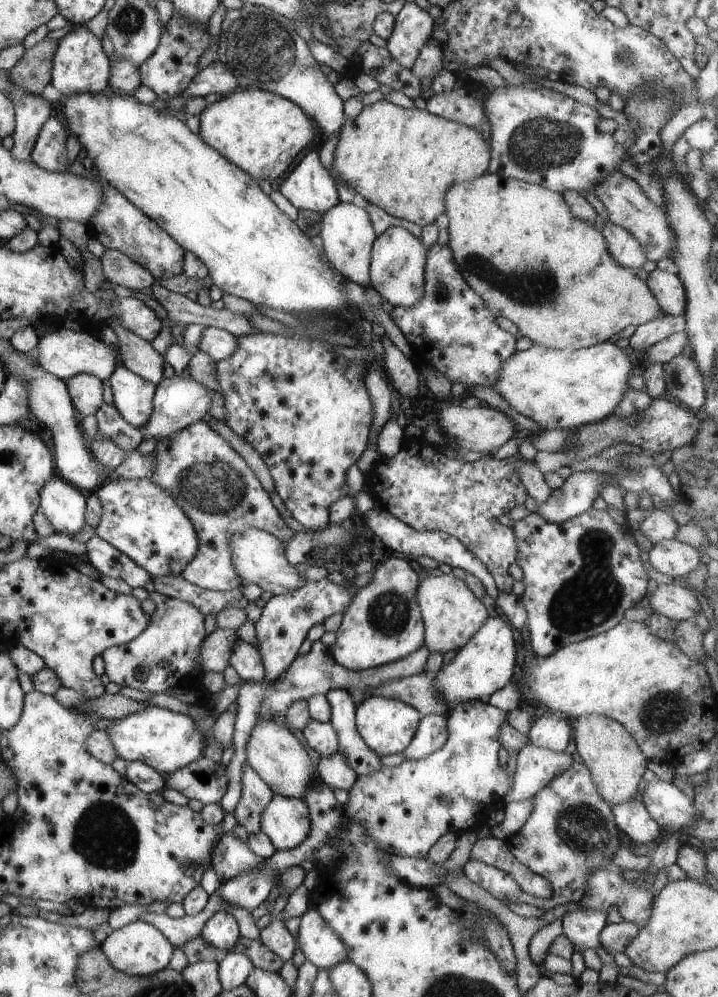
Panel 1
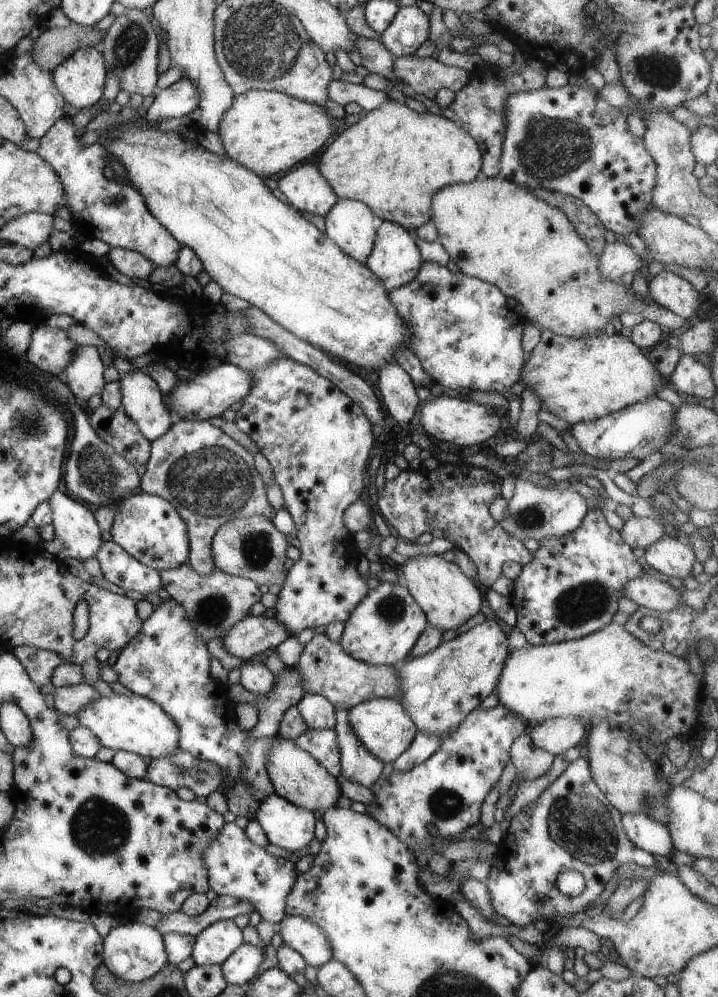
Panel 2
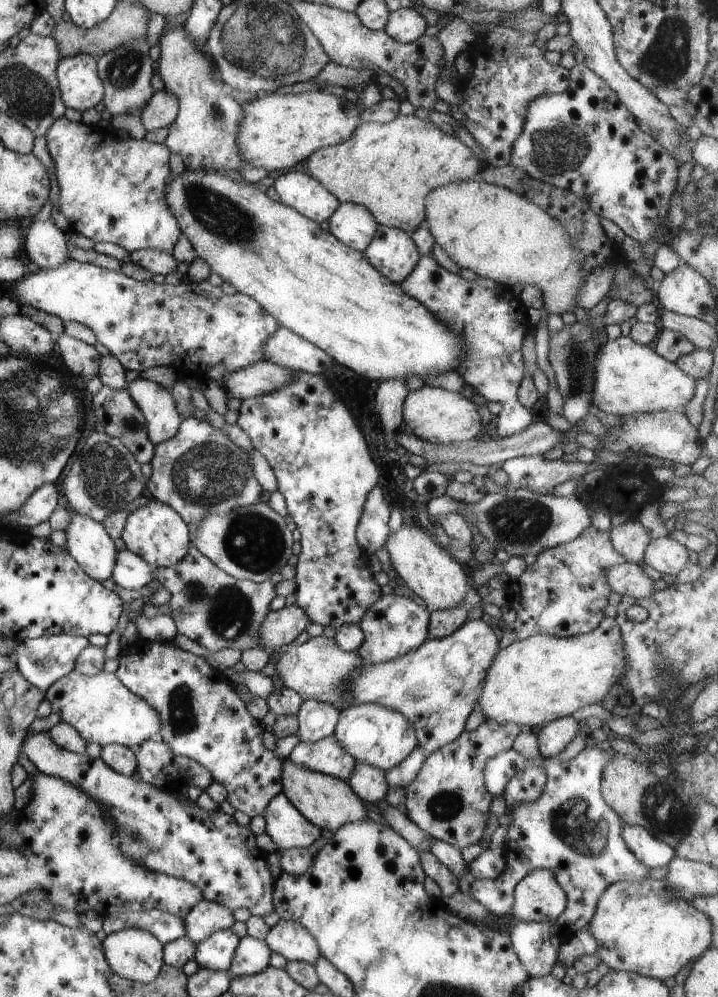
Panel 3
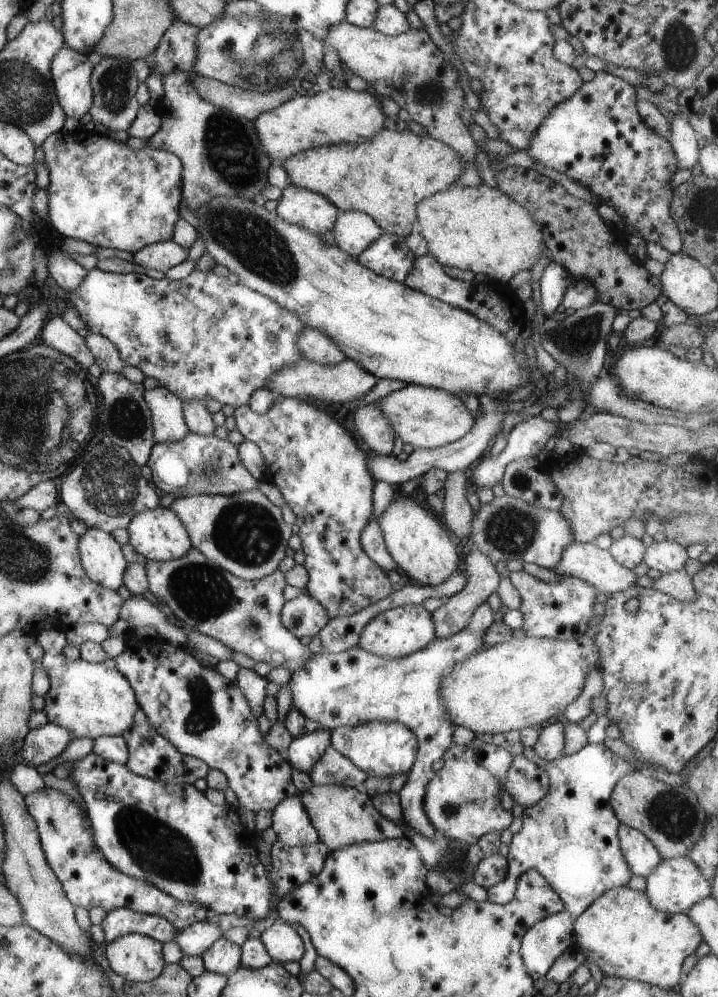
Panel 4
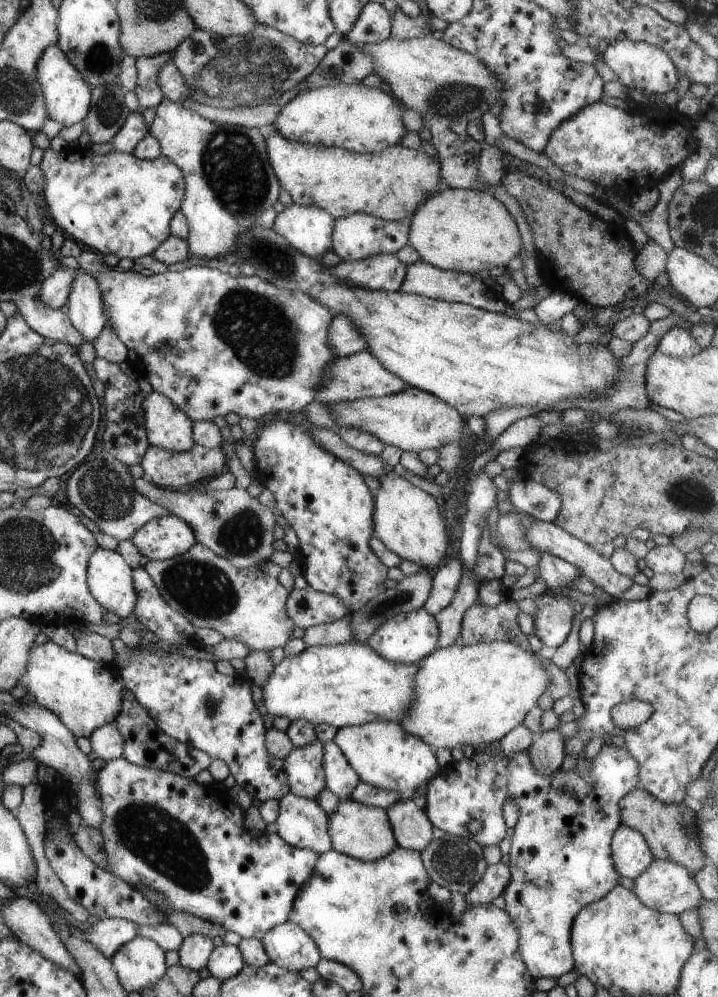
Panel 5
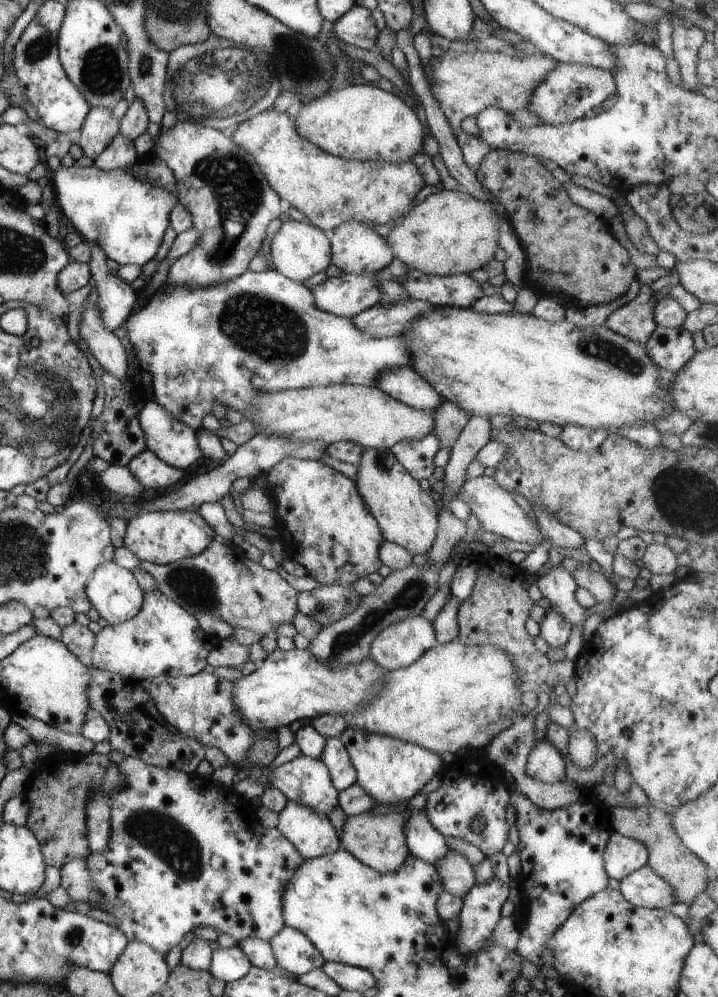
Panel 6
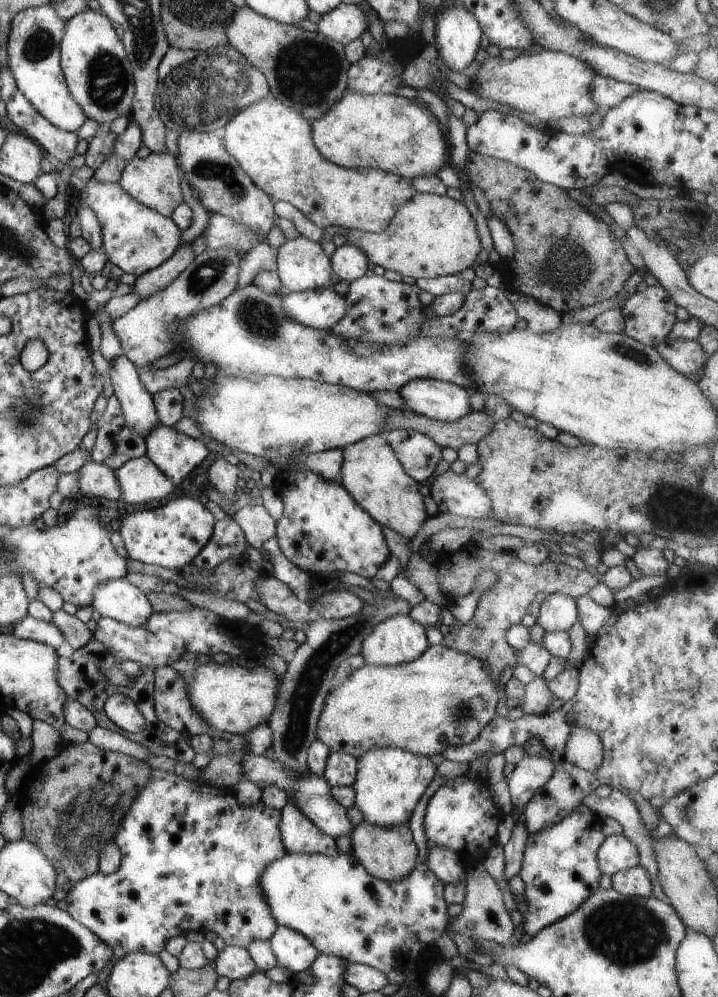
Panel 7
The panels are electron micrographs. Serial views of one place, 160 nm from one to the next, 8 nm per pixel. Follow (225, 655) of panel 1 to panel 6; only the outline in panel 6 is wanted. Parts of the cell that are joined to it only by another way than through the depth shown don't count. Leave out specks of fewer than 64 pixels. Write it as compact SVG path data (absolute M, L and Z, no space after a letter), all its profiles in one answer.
M320 585L311 591L299 592L296 597L299 612L316 618L324 627L348 616L360 599L353 588L342 585Z

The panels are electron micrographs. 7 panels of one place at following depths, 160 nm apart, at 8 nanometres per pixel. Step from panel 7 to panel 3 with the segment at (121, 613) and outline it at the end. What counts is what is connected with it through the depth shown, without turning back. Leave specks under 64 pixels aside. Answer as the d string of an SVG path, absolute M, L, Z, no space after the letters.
M70 512L65 534L66 550L90 578L101 581L111 577L119 550L101 522Z

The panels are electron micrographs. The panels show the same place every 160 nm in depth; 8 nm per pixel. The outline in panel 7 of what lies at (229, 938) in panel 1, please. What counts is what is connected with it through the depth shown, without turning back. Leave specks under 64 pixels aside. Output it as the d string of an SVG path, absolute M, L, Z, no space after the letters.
M227 945L212 962L219 976L232 980L247 978L257 971L250 954L242 947Z

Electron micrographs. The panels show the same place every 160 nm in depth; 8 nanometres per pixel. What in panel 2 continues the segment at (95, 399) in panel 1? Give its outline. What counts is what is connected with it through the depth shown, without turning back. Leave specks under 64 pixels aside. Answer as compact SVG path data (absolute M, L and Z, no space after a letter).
M77 346L74 358L64 372L64 381L78 402L88 402L94 394L101 394L105 367L96 347Z

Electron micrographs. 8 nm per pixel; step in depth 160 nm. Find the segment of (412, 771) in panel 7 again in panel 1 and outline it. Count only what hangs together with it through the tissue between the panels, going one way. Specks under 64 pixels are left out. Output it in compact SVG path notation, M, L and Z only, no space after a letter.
M374 694L355 710L355 725L365 743L379 756L398 754L413 741L423 714L401 700L387 699Z

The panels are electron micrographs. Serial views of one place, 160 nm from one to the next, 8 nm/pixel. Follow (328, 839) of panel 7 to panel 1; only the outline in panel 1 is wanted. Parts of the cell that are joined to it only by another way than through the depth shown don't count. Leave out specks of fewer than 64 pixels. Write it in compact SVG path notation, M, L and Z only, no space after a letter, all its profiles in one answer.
M275 794L261 814L261 831L272 841L277 851L295 849L309 835L309 810L302 799Z

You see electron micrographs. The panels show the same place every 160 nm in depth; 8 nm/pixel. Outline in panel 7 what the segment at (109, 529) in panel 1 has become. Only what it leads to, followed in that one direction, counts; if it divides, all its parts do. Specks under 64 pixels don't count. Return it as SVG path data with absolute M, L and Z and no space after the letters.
M176 498L154 510L138 510L122 522L120 534L128 555L145 564L180 572L193 565L194 558L210 542L215 522L209 505L192 498Z

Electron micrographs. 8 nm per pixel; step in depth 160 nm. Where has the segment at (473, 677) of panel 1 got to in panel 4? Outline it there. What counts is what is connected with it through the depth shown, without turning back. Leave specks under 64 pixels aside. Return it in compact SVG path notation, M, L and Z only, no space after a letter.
M487 602L482 603L456 634L447 639L434 639L422 650L413 652L400 658L382 658L361 648L354 648L342 651L341 653L331 653L323 650L322 654L315 654L303 667L291 673L288 682L292 689L291 706L298 709L307 720L316 721L322 727L334 730L335 728L355 725L373 720L396 721L409 728L419 742L419 750L416 755L416 762L412 765L406 784L398 793L402 807L404 824L410 826L419 835L428 840L435 838L436 830L430 824L428 817L424 814L424 794L426 786L435 772L432 771L432 764L443 758L444 753L453 745L453 722L447 717L441 697L441 684L443 678L453 671L455 667L461 665L466 659L477 655L483 651L487 644L485 638L488 629L494 623L494 612L489 608Z

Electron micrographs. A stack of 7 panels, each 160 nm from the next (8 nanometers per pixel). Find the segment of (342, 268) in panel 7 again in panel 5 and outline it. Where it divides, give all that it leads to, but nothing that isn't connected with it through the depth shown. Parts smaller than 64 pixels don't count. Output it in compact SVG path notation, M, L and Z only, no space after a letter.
M364 213L347 215L335 220L331 248L340 256L342 261L367 259L374 255L386 253L394 254L408 244L409 226L409 220L392 222Z

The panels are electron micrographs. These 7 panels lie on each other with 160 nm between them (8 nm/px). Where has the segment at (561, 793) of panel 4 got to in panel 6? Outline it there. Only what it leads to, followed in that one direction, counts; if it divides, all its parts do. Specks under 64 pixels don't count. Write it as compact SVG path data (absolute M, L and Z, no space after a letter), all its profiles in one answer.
M515 781L508 782L511 793L509 804L515 810L515 826L518 829L517 844L520 856L520 873L516 882L523 890L522 910L517 911L519 939L517 953L539 968L553 968L546 940L558 930L566 918L584 900L609 889L603 855L608 838L612 836L610 811L596 800L578 801L557 810L537 808L517 789Z

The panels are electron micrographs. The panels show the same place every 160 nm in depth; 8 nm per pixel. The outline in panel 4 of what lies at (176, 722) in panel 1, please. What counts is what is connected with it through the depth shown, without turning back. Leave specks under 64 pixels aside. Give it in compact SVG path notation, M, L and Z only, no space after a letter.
M52 629L35 635L36 641L44 649L38 666L48 673L51 680L50 690L43 696L43 711L49 722L65 728L75 739L86 737L94 740L104 735L117 737L129 733L134 726L139 704L134 689L126 677L120 674L115 662L110 658L98 664L82 659L66 660L61 653L67 643L66 635L62 631Z

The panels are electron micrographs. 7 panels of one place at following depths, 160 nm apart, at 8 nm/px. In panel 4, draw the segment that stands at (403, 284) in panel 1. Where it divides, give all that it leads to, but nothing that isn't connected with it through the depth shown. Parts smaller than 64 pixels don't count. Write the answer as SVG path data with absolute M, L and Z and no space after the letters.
M386 232L357 256L359 263L373 273L399 283L403 283L410 274L415 258L405 237Z

